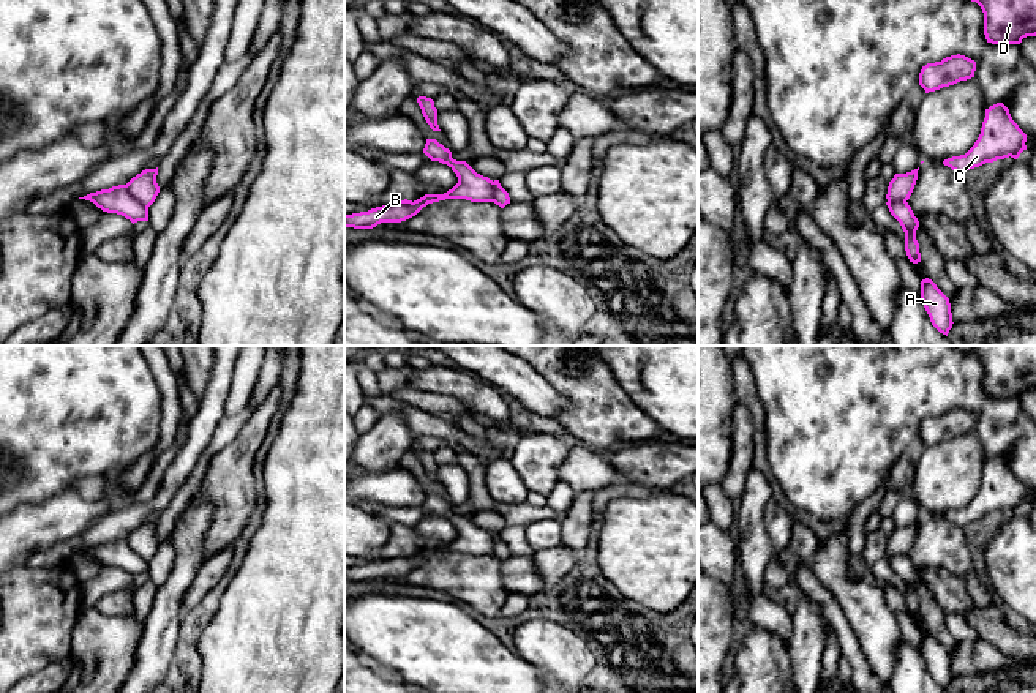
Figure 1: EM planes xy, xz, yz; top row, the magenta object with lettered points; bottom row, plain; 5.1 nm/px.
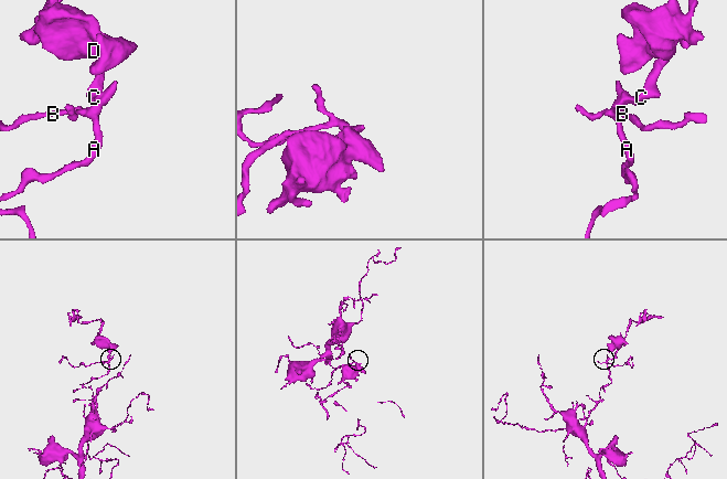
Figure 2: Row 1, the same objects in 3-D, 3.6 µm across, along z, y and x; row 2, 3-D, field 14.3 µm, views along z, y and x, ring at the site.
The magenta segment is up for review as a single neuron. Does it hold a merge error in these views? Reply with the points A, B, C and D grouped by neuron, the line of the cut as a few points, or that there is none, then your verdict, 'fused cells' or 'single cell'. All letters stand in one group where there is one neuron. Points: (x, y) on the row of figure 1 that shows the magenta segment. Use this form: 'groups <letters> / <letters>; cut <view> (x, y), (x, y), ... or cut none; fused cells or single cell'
groups A B / C D; cut xy (125, 185), (147, 209); fused cells

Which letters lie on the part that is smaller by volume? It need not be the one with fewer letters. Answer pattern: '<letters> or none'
C, D

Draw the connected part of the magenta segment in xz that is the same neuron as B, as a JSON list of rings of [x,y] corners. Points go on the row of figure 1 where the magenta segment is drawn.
[[[426,139],[423,153],[431,161],[447,164],[458,177],[458,183],[444,194],[425,194],[417,200],[395,200],[368,212],[344,215],[344,227],[373,229],[381,223],[401,223],[415,216],[423,207],[445,199],[466,199],[471,202],[493,202],[493,180],[477,174],[466,161],[452,158],[452,152],[436,139]]]

